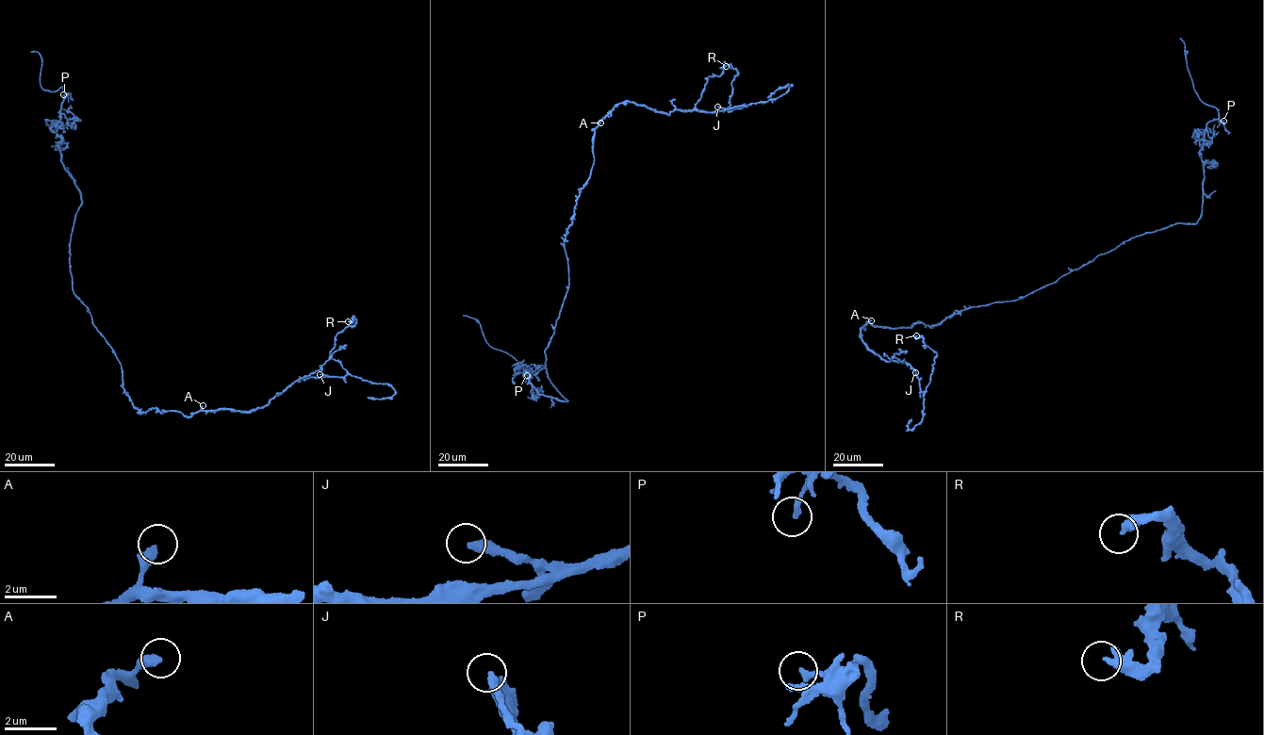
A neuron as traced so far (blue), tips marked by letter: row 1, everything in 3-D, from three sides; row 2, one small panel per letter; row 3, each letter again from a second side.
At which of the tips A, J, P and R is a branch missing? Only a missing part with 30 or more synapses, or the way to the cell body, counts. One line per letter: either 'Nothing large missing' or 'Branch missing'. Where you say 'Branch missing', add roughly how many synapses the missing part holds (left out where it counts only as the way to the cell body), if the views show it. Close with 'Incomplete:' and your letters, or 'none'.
A: Nothing large missing
J: Nothing large missing
P: Nothing large missing
R: Nothing large missing
Incomplete: none

